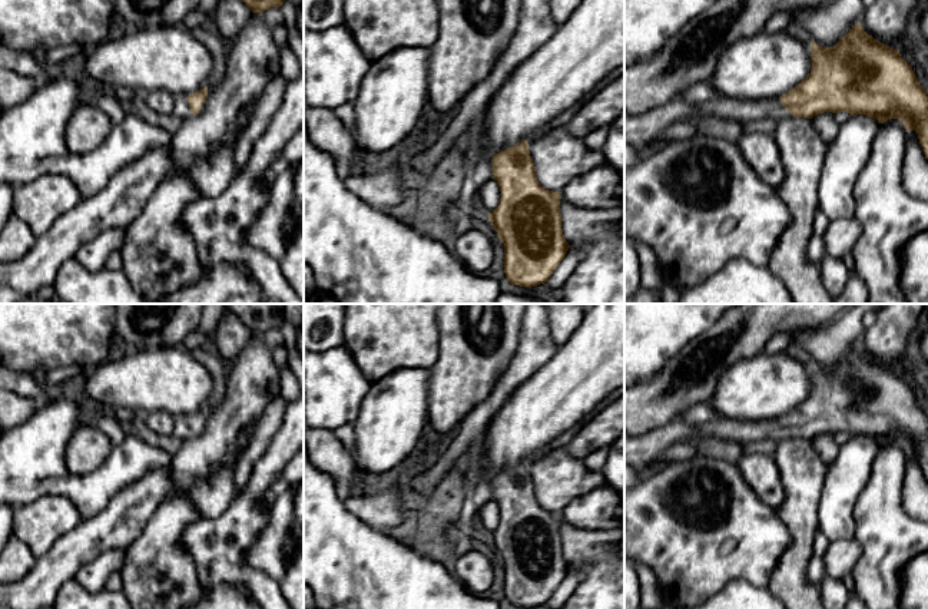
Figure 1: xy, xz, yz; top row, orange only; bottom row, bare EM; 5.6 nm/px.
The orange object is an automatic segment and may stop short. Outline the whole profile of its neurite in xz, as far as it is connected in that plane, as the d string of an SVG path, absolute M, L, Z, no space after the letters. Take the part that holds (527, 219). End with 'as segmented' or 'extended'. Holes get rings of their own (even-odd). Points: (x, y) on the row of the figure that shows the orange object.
M527 140L496 153L491 163L501 198L488 221L504 244L504 274L511 285L544 284L570 248L561 229L561 196L538 183Z; as segmented

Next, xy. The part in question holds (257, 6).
M242 0L253 13L264 13L271 7L281 7L285 0Z; as segmented

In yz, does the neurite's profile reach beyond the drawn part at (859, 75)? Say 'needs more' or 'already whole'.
needs more

